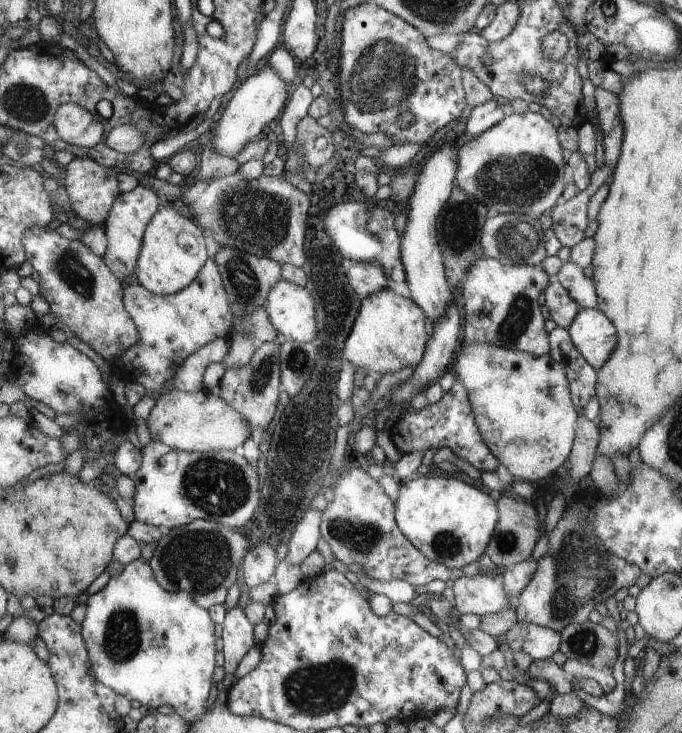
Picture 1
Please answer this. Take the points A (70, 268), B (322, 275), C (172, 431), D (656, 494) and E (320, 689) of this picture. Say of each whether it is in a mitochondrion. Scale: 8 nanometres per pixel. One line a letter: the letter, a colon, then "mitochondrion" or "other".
A: mitochondrion
B: other
C: other
D: mitochondrion
E: mitochondrion

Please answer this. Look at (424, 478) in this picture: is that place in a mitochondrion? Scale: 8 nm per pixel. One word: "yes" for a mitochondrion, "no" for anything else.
no

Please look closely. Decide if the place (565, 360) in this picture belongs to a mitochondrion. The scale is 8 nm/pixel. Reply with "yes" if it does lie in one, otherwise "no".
no

